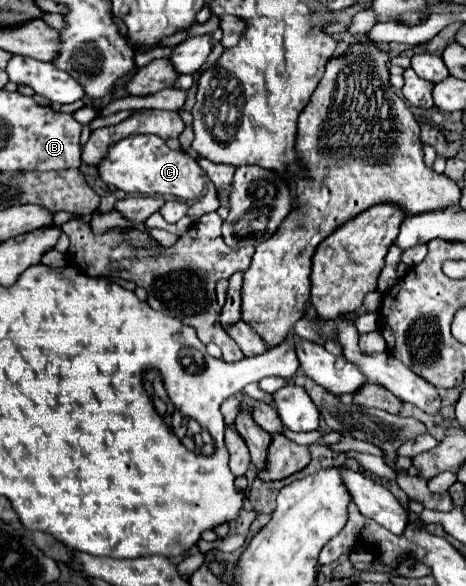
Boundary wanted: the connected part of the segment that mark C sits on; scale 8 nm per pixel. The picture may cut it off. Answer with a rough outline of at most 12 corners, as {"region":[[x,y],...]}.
{"region":[[136,135],[98,165],[128,195],[198,199],[204,171],[164,139]]}

